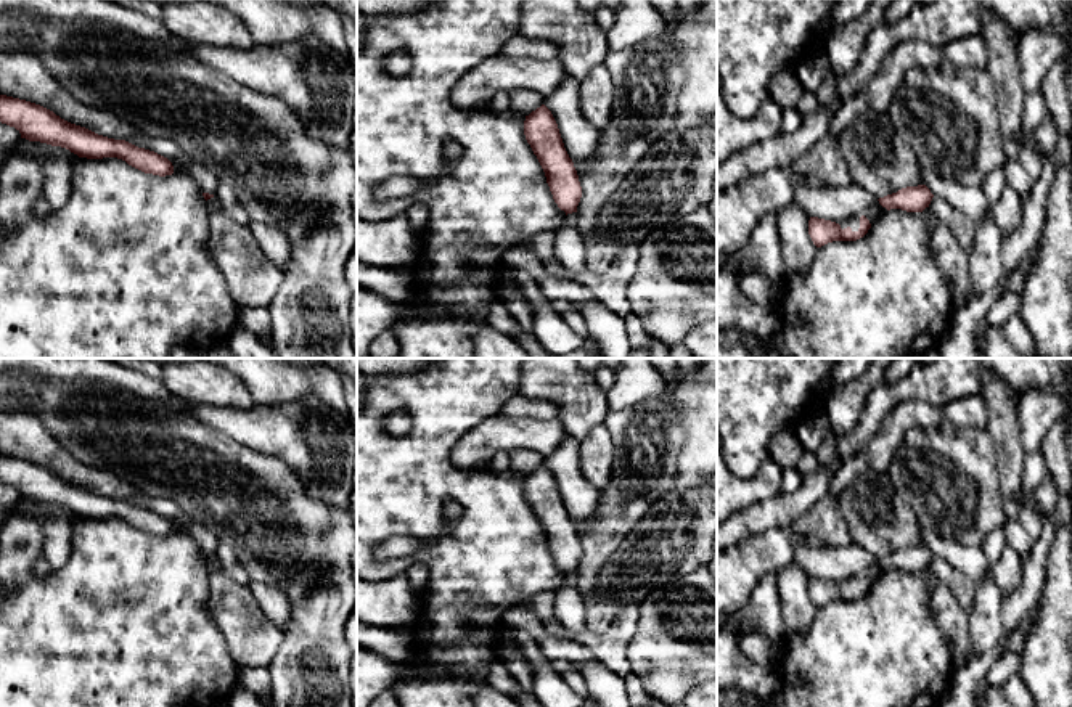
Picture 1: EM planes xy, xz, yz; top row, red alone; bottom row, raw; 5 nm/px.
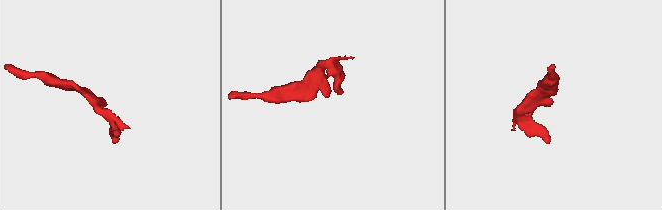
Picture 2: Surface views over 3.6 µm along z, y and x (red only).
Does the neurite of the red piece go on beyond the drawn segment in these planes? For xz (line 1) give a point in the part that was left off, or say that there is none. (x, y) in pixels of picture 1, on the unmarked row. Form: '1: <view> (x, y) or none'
1: none

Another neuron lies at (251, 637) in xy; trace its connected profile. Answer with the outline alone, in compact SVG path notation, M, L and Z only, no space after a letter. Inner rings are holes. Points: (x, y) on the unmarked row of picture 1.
M214 570L207 609L238 668L268 667L283 643L283 631L260 611L249 585Z

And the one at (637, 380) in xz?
M622 358L614 374L614 384L606 390L609 411L630 408L648 398L667 394L670 389L662 379L662 374L653 366L649 358Z

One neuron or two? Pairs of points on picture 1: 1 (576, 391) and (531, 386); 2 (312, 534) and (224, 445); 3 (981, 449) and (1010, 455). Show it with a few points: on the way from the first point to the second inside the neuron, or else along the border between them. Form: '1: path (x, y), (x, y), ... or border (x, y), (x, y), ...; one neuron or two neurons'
1: path (564, 386), (542, 386); one neuron
2: path (290, 511), (280, 497), (246, 468); one neuron
3: border (986, 429), (997, 455), (1000, 489); two neurons

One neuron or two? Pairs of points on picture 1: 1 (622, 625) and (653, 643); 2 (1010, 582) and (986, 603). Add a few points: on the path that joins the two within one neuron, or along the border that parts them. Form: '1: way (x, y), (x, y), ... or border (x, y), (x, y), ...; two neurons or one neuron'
1: border (638, 604), (638, 629), (627, 645); two neurons
2: border (992, 568), (995, 584), (1003, 592); two neurons

